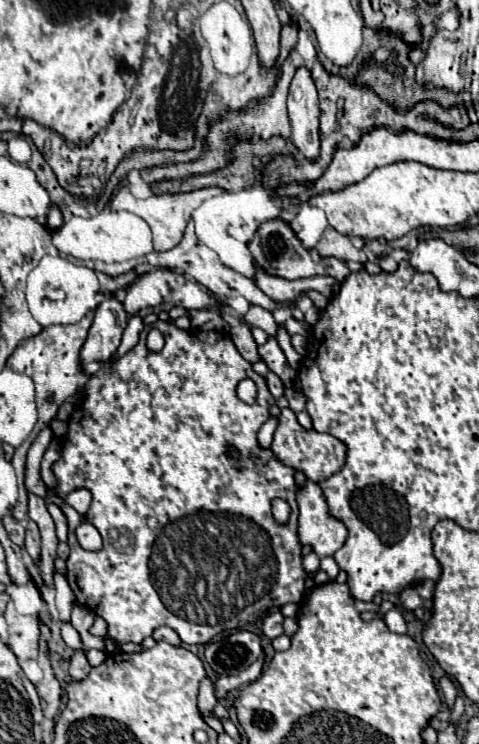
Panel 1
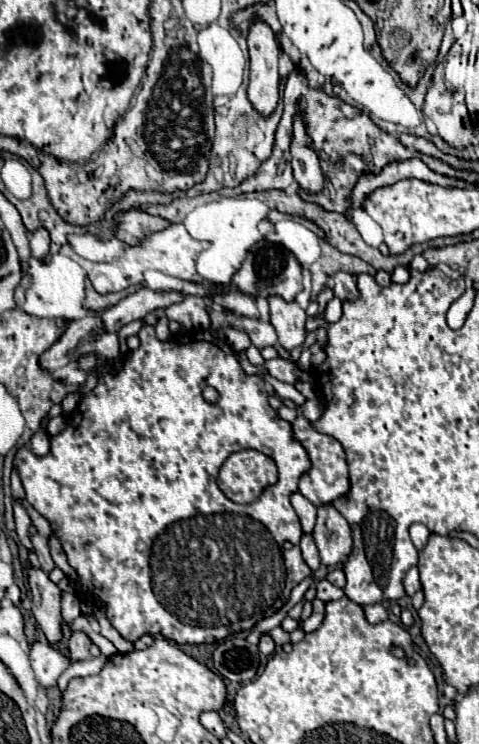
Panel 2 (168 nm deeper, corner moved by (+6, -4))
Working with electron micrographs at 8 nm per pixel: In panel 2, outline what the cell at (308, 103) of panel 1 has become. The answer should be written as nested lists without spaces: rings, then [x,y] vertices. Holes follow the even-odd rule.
[[[295,117],[295,127],[293,127],[293,147],[291,147],[291,165],[293,165],[293,175],[299,187],[307,193],[321,193],[321,187],[325,183],[319,157],[315,155],[313,149],[309,149],[309,137],[305,133],[305,125],[301,123],[299,117]]]

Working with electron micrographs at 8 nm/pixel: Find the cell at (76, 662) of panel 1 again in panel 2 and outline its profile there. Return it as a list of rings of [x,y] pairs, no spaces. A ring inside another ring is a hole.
[[[73,631],[71,639],[69,639],[69,657],[71,661],[81,661],[89,657],[89,647],[91,647],[91,639],[83,633],[83,631]]]

